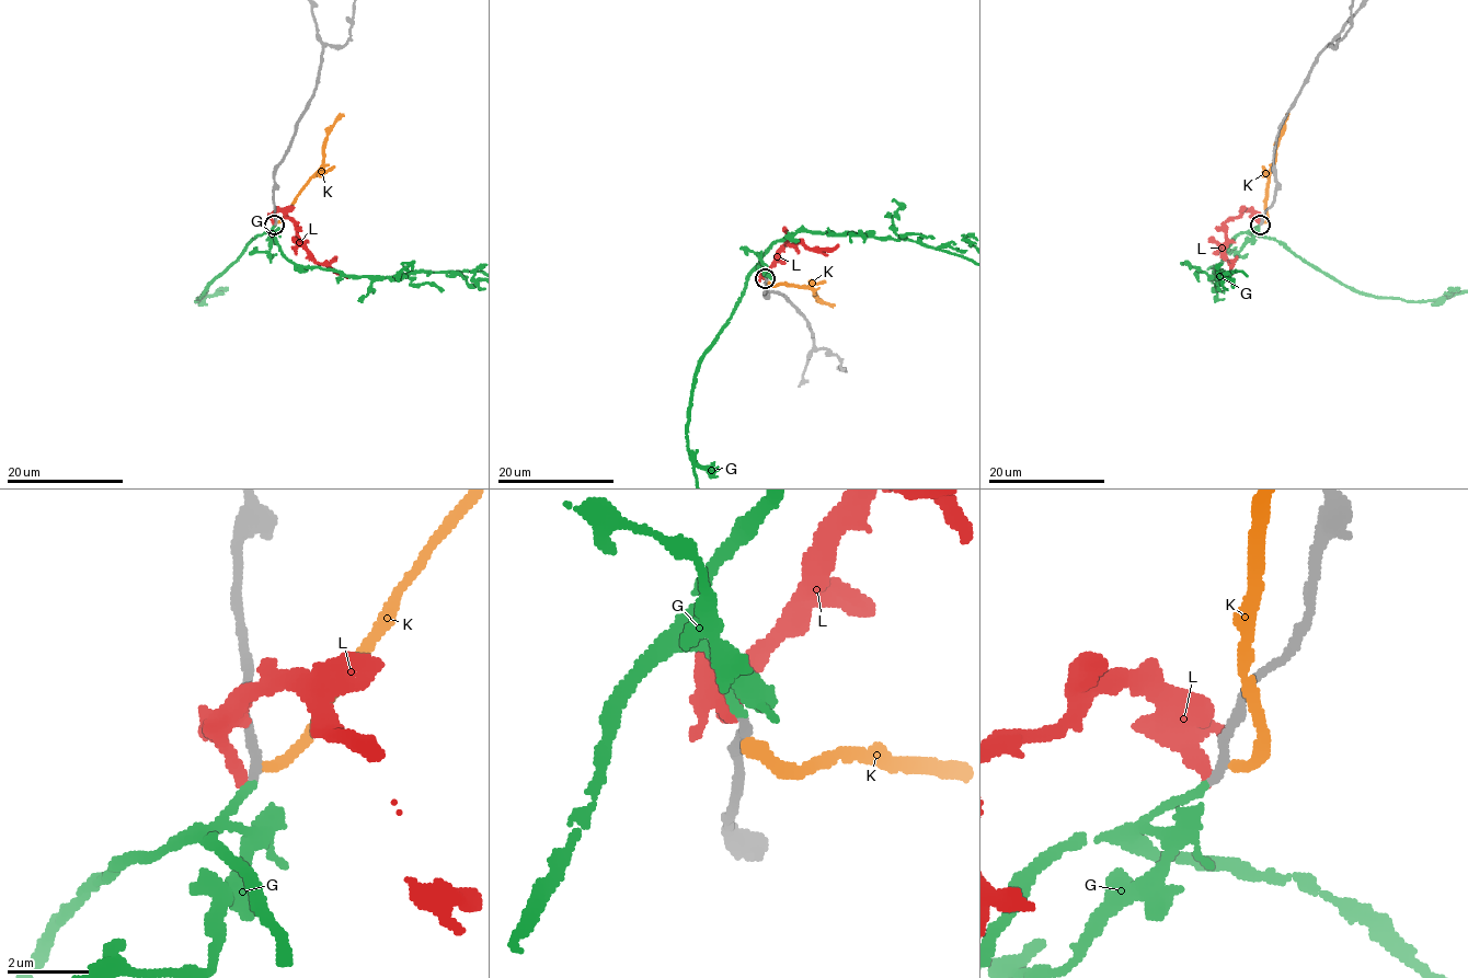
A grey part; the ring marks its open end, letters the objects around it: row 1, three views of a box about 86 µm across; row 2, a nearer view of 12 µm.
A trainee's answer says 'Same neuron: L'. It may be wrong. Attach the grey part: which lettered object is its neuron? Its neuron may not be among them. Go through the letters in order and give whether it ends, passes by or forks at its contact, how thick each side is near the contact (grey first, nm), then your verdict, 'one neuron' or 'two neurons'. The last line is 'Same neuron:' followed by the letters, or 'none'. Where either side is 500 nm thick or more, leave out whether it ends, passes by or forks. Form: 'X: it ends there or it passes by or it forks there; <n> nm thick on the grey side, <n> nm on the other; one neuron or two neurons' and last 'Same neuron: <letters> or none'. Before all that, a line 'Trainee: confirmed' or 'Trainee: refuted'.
Trainee: refuted
G: it ends there; 240 nm thick on the grey side, 220 nm on the other; one neuron
K: it ends there; 300 nm thick on the grey side, 280 nm on the other; two neurons
L: it ends there; 240 nm thick on the grey side, 320 nm on the other; two neurons
Same neuron: G

